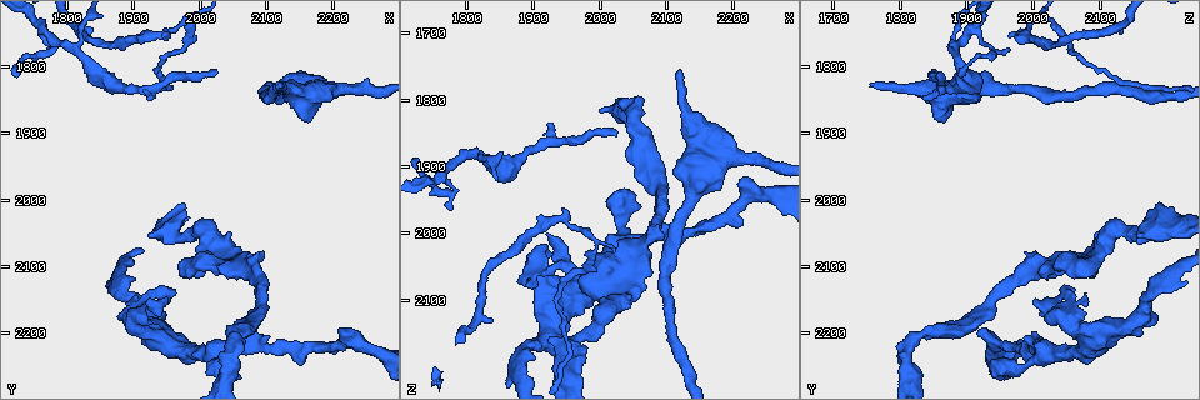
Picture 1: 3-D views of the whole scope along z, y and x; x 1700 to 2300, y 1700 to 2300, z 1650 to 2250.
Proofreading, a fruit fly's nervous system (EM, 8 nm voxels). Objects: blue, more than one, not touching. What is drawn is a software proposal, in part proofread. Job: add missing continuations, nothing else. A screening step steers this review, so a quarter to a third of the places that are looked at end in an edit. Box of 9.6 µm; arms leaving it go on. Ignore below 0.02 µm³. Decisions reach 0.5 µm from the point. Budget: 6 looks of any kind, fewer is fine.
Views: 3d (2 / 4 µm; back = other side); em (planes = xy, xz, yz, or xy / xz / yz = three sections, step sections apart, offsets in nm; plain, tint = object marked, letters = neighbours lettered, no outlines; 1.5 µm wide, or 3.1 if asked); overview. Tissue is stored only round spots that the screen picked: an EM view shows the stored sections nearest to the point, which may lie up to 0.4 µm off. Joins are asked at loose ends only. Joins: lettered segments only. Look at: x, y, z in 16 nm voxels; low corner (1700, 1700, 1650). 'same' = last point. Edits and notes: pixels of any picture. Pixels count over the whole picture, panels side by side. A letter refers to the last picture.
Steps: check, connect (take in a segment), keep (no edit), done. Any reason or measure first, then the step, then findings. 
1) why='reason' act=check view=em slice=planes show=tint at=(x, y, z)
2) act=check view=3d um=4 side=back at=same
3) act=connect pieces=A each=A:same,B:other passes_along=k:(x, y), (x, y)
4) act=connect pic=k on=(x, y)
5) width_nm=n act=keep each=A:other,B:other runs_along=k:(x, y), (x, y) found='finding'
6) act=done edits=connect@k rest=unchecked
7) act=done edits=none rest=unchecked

why='an open end' act=check view=em slice=xz step=8 show=tint at=(1975, 2005, 2185)

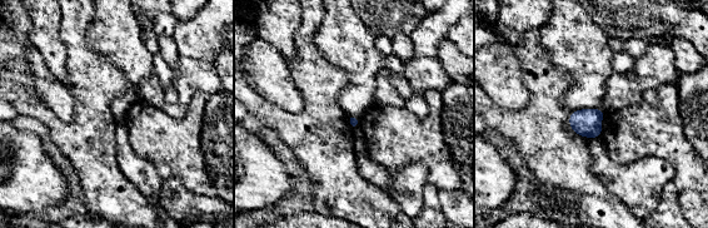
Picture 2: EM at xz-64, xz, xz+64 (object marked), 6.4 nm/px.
why='another direction' act=check view=em slice=planes show=letters at=same

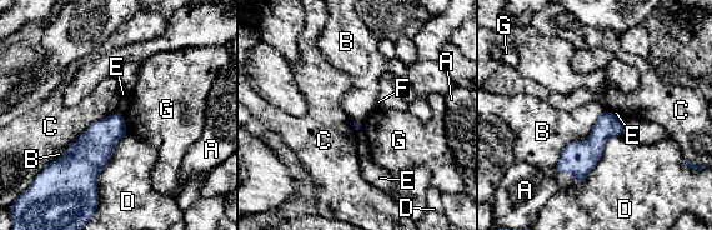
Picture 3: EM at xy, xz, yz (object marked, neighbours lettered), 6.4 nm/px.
longest_contact=B:500nm act=keep each=A:other,B:other,C:other,D:other,E:other,F:other,G:other border=3:(606, 111), (552, 171) found='no lettered segment goes on from it'

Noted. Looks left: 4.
why='an open end' act=check view=3d um=2 side=back at=(2025, 1810, 1855)

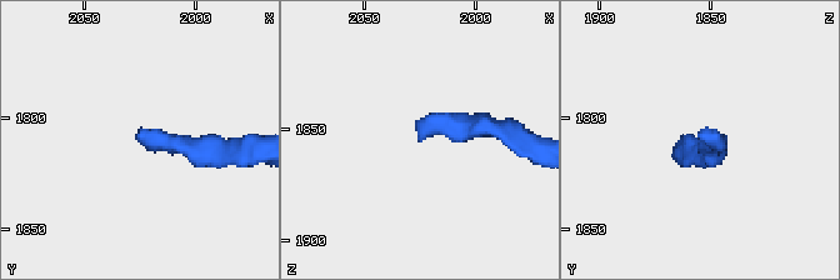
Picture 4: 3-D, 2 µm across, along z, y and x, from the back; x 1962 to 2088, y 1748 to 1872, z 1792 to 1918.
act=check view=em slice=planes show=letters at=(2025, 1805, 1856)

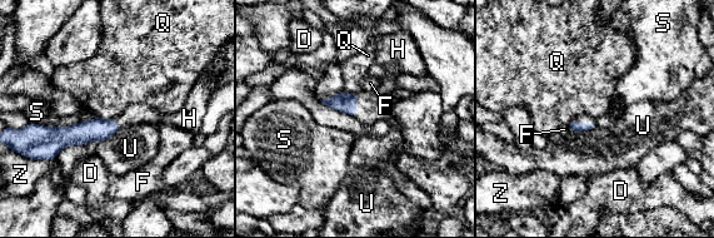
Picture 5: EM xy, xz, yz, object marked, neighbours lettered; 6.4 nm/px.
longest_contact=U:180nm act=keep each=D:other,F:other,H:other,Q:other,S:other,U:other,Z:other border=5:(96, 115), (114, 118) found='none of them fits'

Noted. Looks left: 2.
why='tapers out' act=check view=em slice=planes show=letters at=(1775, 1770, 1960)

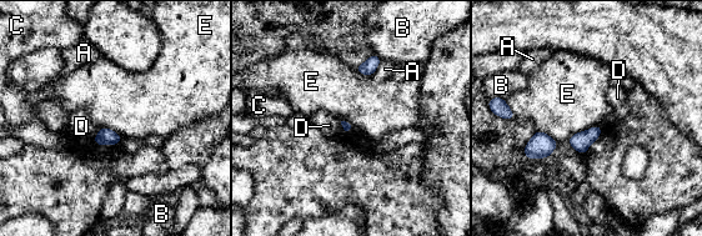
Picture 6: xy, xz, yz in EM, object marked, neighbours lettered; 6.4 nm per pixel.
act=keep each=A:other,B:other,C:other,D:other,E:other border=6:(601, 125), (577, 131), (566, 141) found='none of them fits'

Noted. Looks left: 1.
act=done edits=none rest=unchecked

